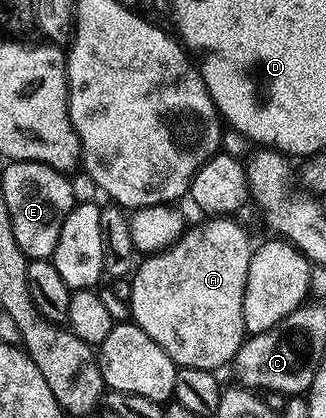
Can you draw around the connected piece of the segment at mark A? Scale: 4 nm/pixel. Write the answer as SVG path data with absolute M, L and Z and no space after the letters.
M209 216L198 226L190 225L177 241L165 250L159 250L140 259L131 281L131 318L143 328L178 367L203 368L214 372L220 366L228 367L239 352L247 335L243 320L243 296L247 288L247 268L255 249L249 243L249 234L233 216Z

